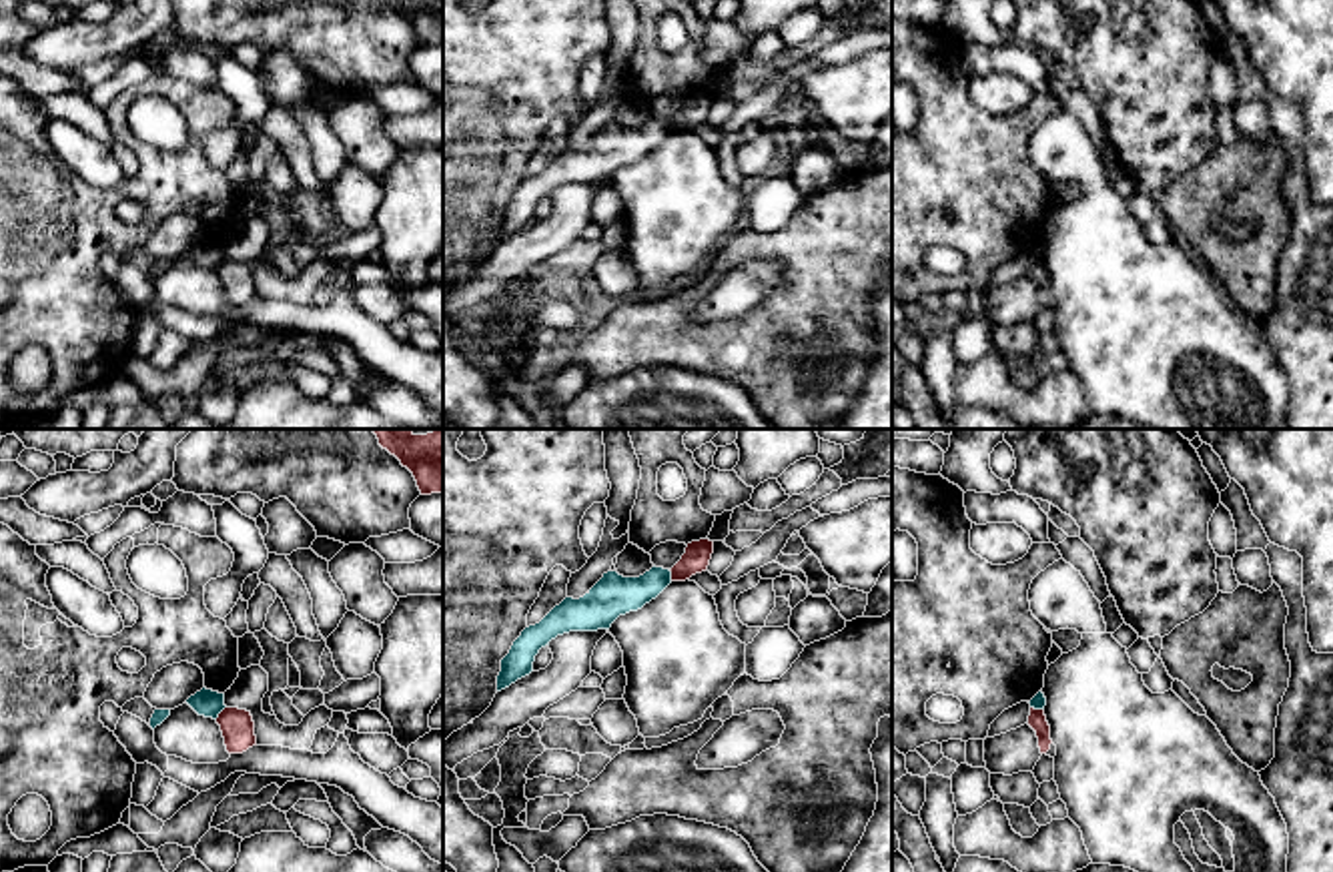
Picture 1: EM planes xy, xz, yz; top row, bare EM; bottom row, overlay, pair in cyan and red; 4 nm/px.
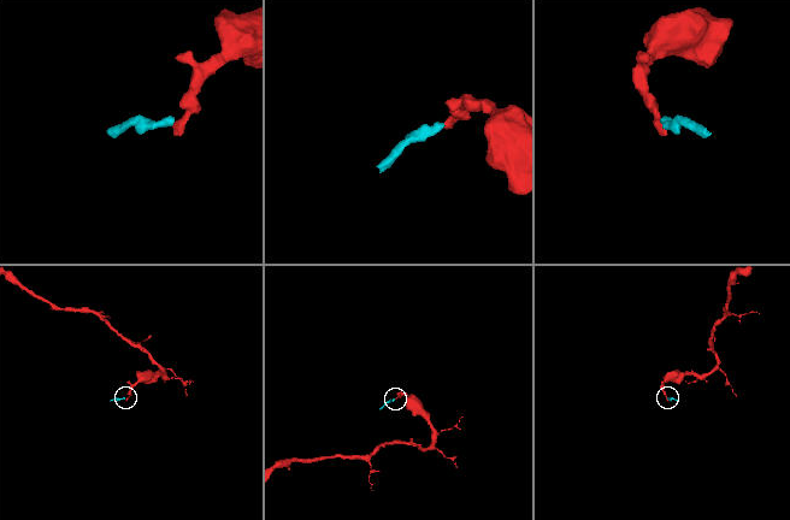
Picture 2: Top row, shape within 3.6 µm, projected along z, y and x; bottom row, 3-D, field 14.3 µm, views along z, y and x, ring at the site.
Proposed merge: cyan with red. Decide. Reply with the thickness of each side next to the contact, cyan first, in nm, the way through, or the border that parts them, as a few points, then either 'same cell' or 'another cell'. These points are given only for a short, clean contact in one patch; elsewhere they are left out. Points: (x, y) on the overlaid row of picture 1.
110 nm thick on the cyan side, 140 nm on the other; border along xy (225, 706), (215, 718); another cell

